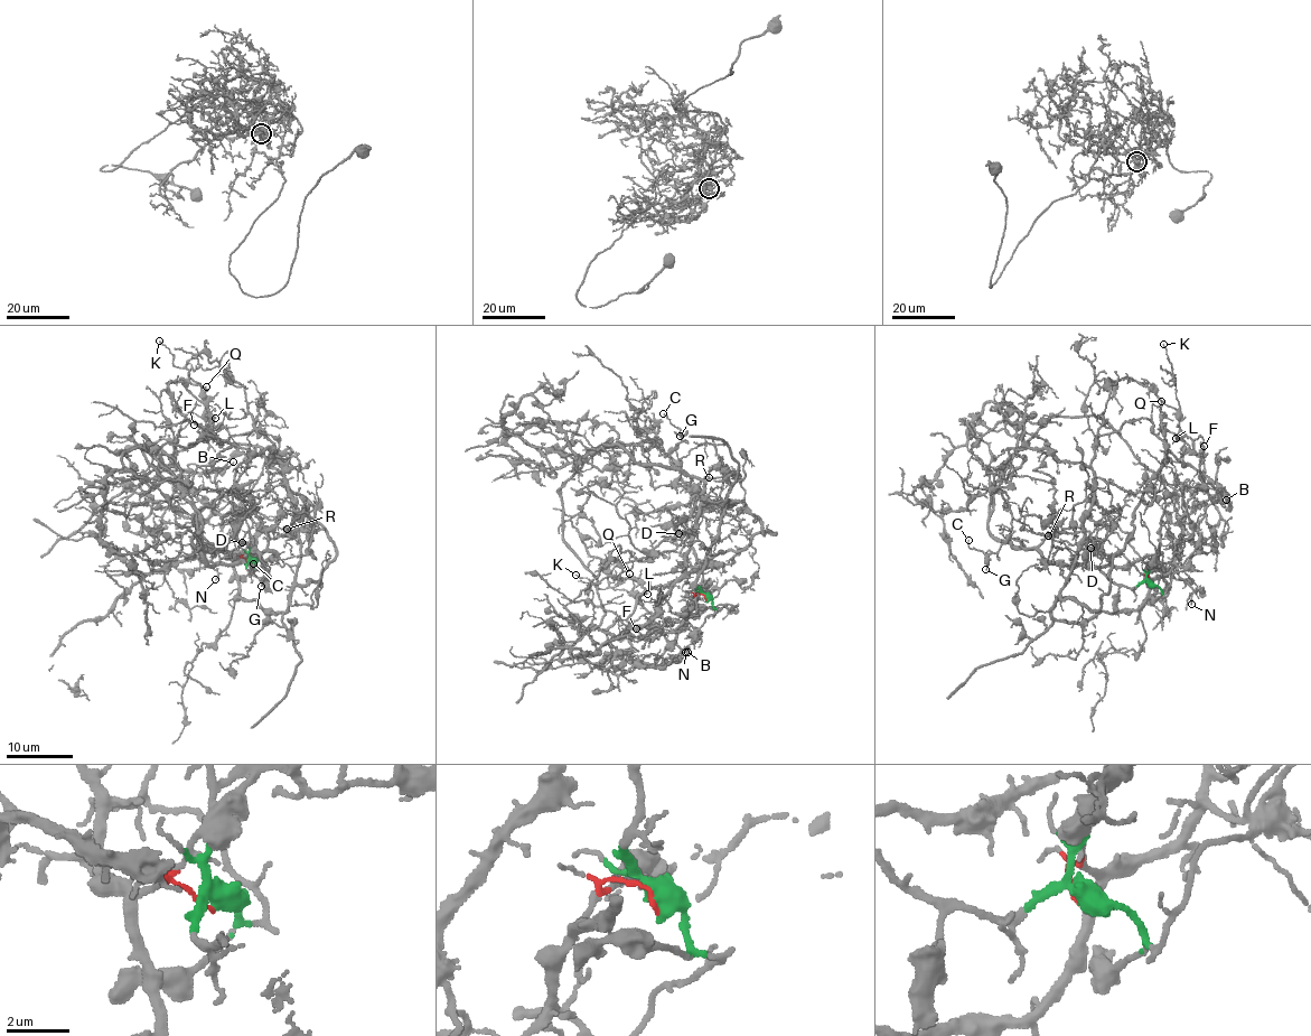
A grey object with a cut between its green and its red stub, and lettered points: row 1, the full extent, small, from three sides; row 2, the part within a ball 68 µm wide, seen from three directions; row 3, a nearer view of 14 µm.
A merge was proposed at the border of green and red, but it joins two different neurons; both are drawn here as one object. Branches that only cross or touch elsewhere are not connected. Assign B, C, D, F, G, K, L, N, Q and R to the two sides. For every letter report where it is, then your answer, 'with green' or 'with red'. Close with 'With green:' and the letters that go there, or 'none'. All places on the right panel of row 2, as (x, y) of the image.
B: (1226, 500) | with red
C: (968, 540) | with green
D: (1091, 548) | with green
F: (1204, 446) | with red
G: (985, 569) | with green
K: (1163, 344) | with red
L: (1176, 438) | with red
N: (1191, 604) | with red
Q: (1161, 401) | with red
R: (1048, 535) | with green
With green: C, D, G, R

